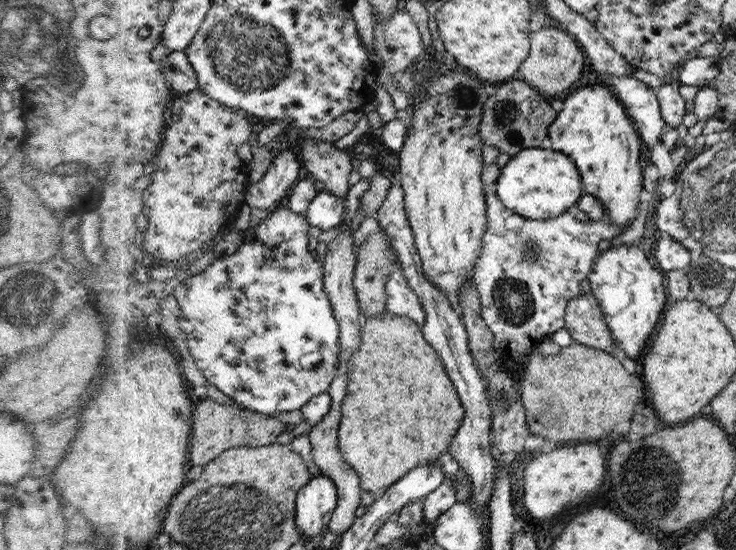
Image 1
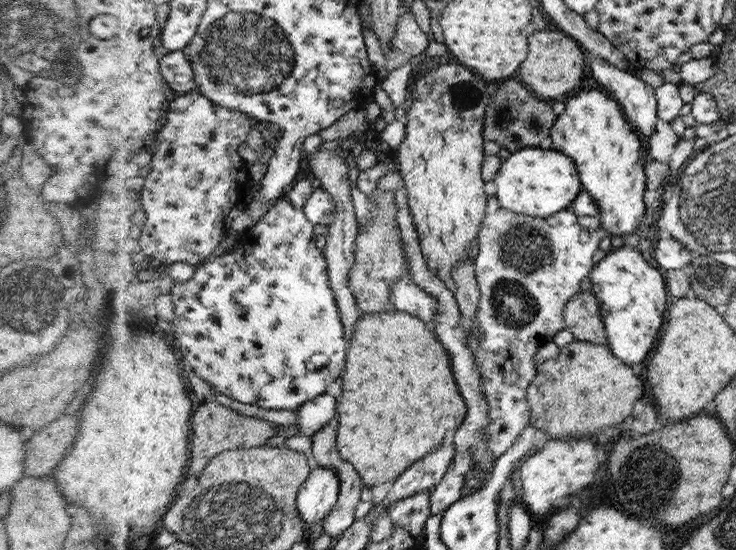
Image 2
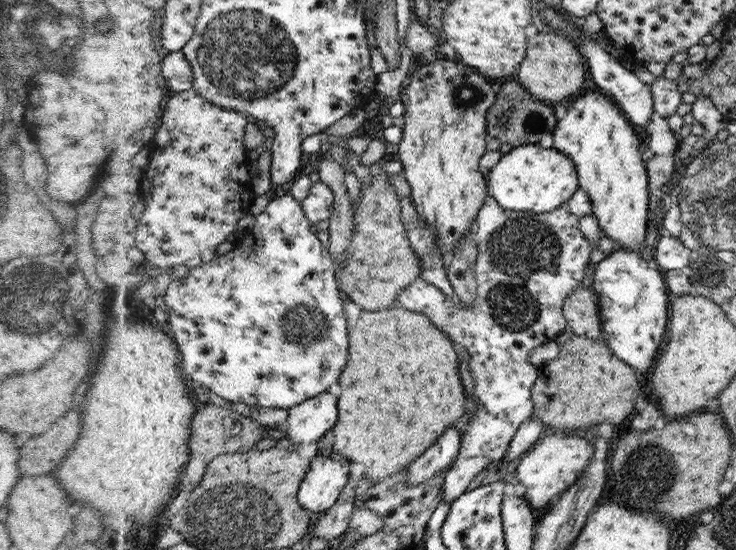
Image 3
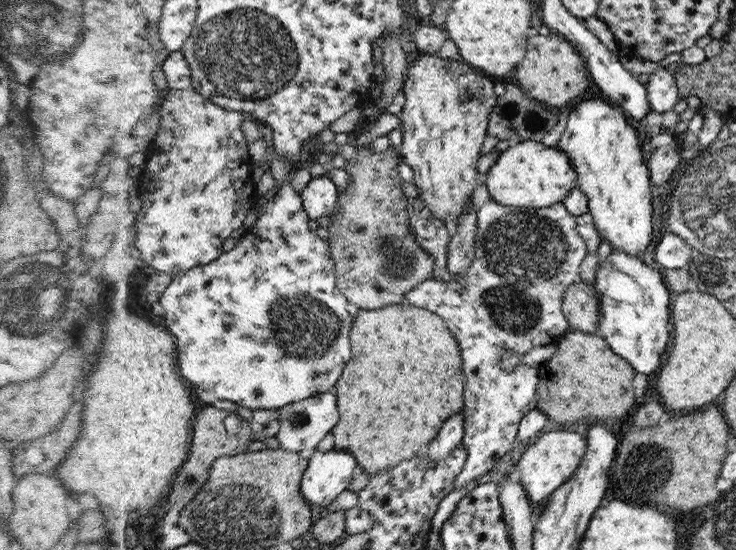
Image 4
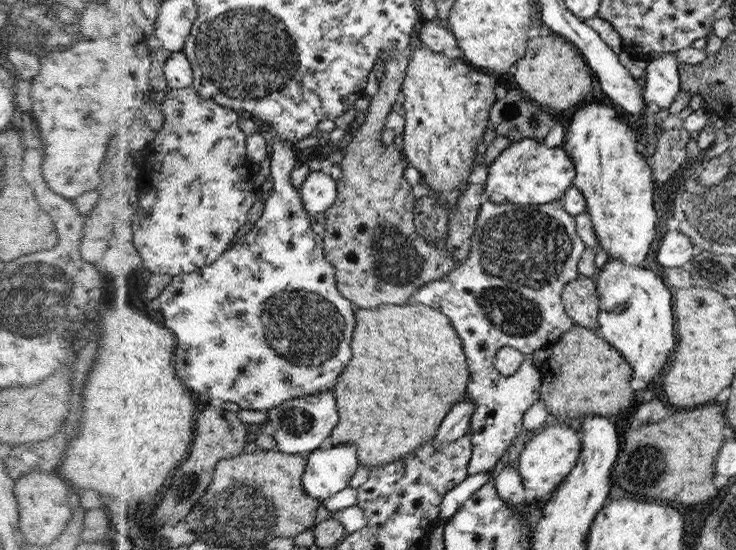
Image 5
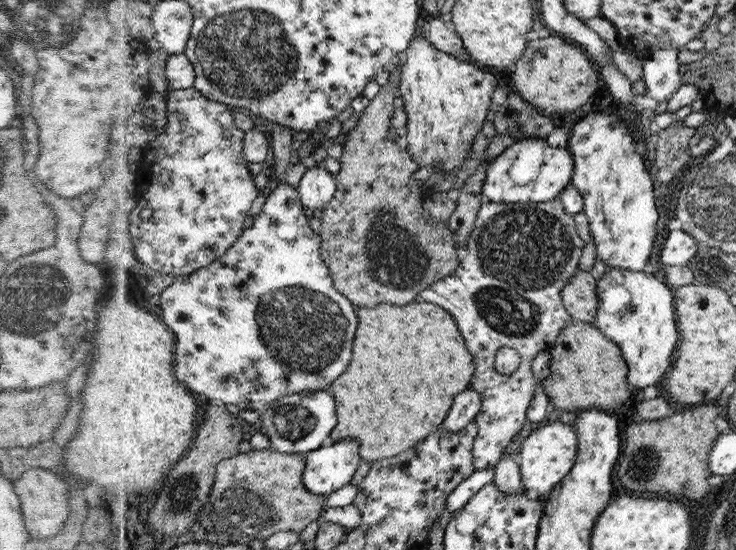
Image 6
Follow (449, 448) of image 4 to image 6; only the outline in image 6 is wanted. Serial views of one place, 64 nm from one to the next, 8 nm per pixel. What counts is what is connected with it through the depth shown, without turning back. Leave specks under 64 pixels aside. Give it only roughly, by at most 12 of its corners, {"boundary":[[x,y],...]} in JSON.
{"boundary":[[471,385],[455,396],[441,427],[458,432],[481,411]]}

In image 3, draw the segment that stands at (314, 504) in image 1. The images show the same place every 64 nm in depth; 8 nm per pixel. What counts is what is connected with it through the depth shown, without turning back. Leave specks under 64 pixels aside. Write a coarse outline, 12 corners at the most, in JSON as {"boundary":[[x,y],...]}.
{"boundary":[[317,455],[299,492],[303,506],[329,511],[351,481],[350,458]]}

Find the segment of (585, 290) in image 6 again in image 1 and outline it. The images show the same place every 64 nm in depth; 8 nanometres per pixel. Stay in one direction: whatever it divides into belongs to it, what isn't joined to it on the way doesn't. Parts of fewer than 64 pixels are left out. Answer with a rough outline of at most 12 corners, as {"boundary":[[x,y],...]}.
{"boundary":[[591,292],[568,302],[576,343],[608,353],[614,335]]}

